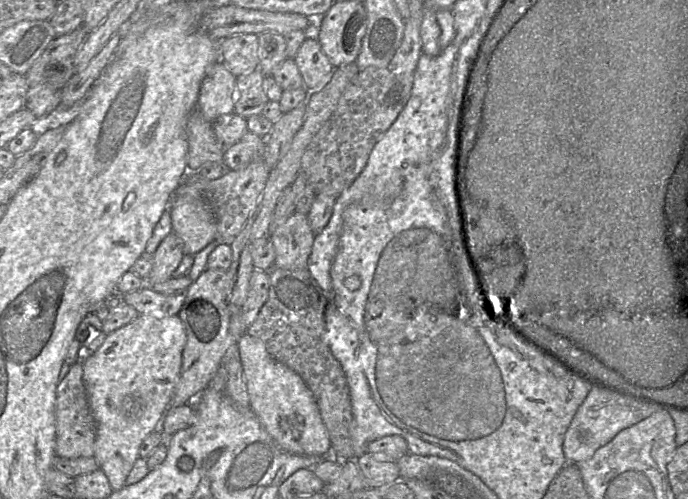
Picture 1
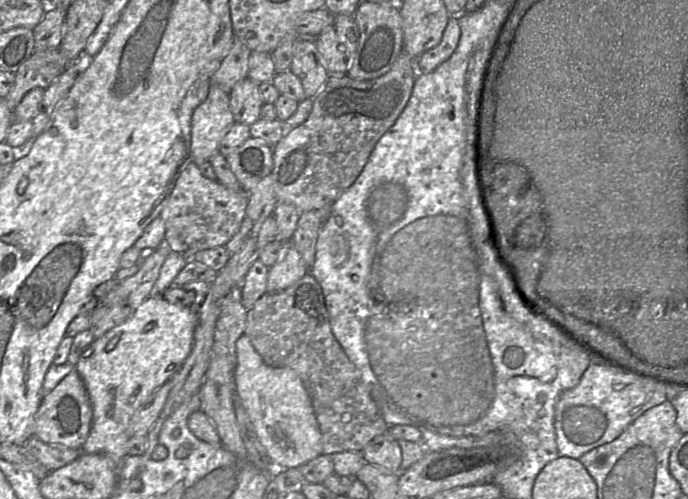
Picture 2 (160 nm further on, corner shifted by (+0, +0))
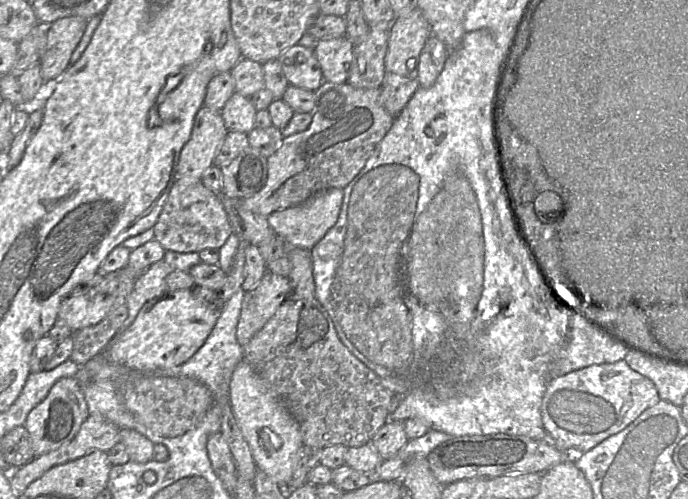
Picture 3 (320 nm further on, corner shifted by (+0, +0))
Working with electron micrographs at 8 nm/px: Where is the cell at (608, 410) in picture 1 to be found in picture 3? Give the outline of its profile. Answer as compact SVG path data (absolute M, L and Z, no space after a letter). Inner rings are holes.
M624 359L614 363L594 364L550 379L541 404L542 423L548 441L565 454L578 455L622 431L659 400L655 384L633 370Z

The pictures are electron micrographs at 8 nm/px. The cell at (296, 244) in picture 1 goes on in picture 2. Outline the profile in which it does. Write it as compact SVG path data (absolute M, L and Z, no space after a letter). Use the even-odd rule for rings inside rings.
M292 242L285 243L281 259L269 268L267 292L276 293L293 285L309 273L301 255Z

